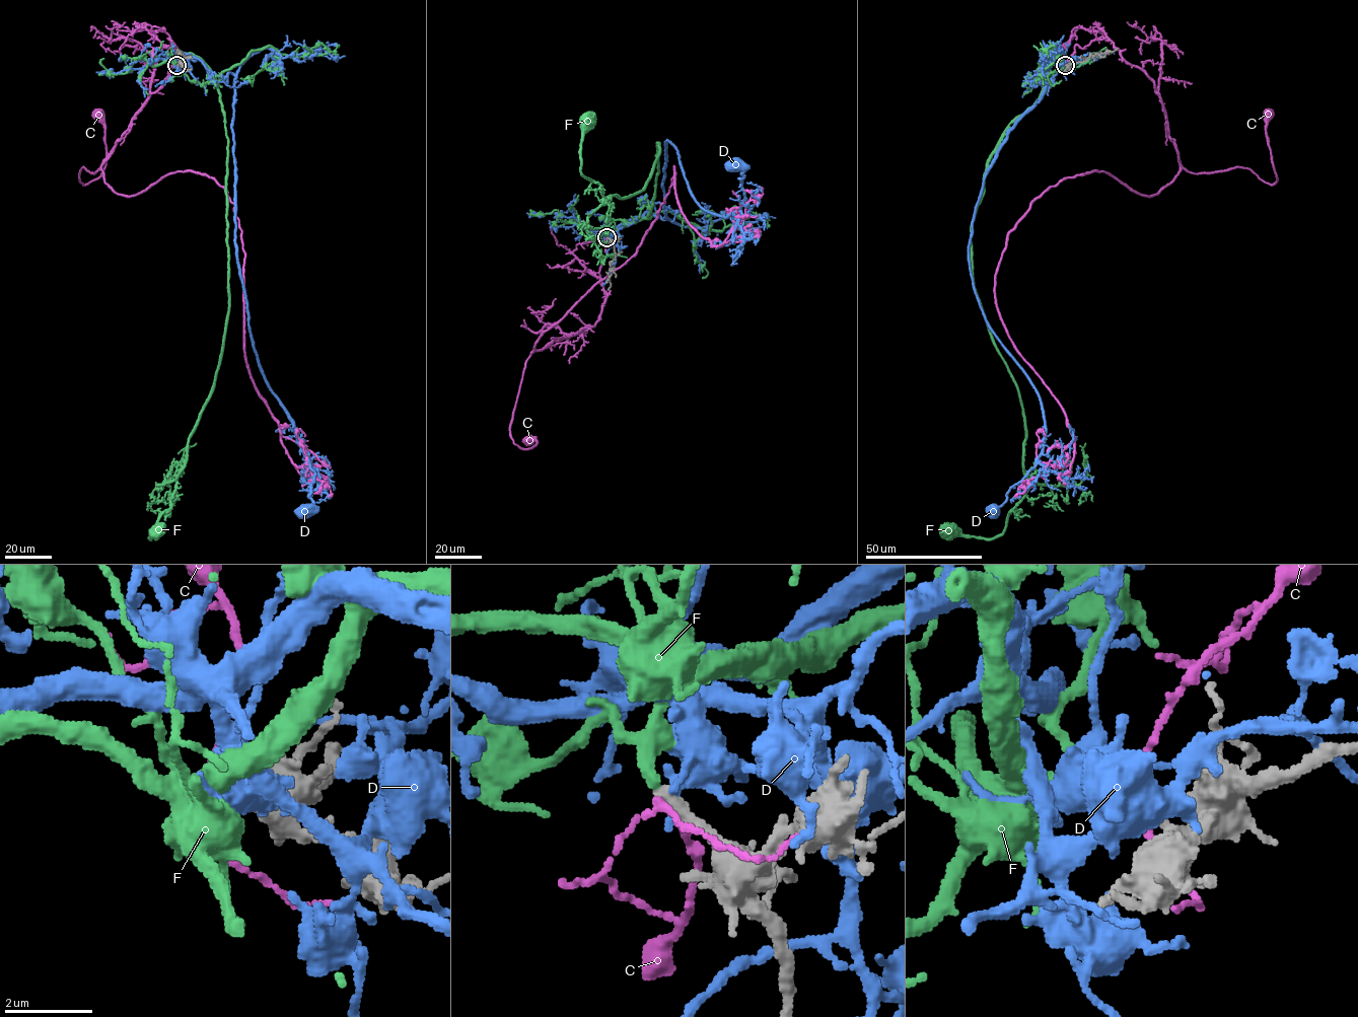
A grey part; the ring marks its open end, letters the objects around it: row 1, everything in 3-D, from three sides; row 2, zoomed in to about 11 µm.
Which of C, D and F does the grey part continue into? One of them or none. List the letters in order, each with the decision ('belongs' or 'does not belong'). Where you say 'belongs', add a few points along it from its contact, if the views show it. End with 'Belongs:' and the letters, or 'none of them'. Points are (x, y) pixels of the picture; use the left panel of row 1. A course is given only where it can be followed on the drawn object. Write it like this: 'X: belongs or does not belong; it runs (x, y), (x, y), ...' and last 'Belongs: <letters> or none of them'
C: does not belong
D: does not belong
F: belongs; it runs (176, 65), (191, 54), (206, 64), (224, 115), (228, 313), (210, 397), (150, 538), (157, 529)
Belongs: F

